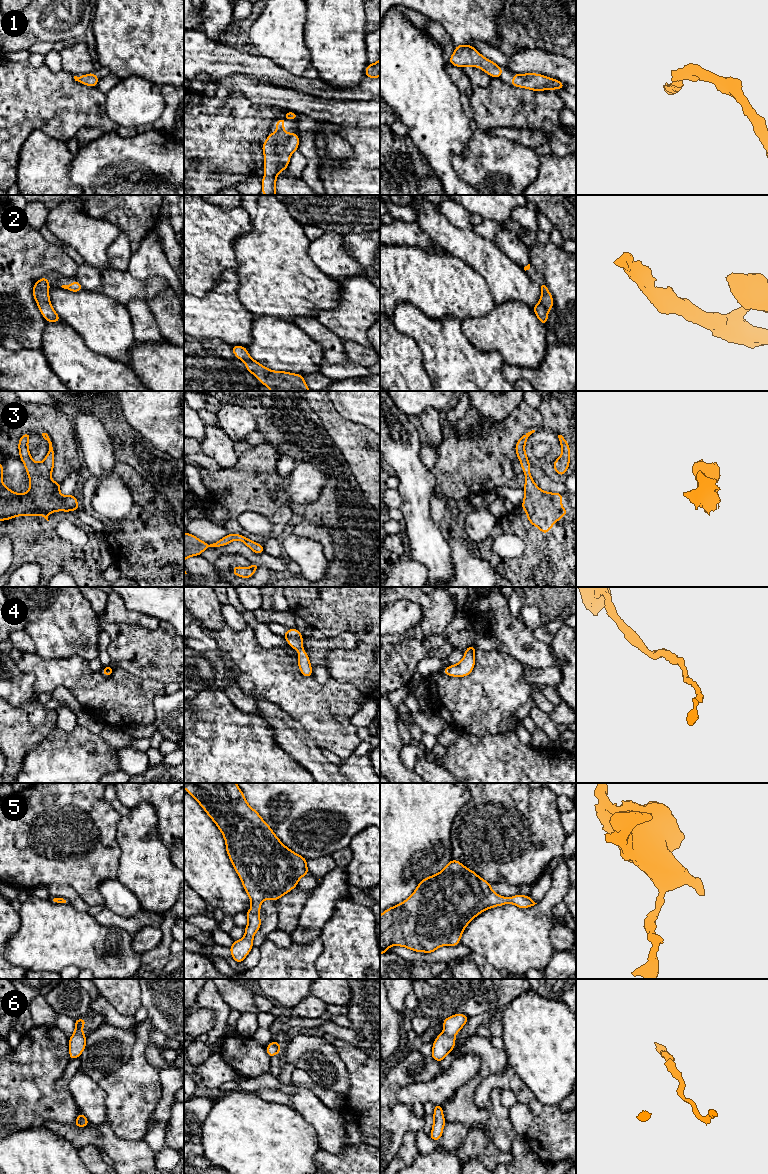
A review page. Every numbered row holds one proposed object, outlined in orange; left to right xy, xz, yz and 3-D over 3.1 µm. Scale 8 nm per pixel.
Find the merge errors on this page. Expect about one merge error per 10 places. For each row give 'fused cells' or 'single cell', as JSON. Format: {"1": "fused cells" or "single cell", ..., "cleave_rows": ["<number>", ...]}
{"1": "single cell", "2": "single cell", "3": "single cell", "4": "single cell", "5": "single cell", "6": "single cell", "cleave_rows": []}

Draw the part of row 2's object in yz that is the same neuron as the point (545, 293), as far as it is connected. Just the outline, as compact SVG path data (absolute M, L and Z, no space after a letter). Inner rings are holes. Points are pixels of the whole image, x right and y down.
M545 283L539 284L541 288L541 298L540 301L532 309L539 321L546 325L548 320L548 311L553 308L553 297L548 291L547 285Z

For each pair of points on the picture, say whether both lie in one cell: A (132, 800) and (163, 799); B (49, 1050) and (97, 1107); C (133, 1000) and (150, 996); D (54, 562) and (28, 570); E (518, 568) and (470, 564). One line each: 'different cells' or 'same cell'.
A: same cell
B: different cells
C: different cells
D: different cells
E: different cells

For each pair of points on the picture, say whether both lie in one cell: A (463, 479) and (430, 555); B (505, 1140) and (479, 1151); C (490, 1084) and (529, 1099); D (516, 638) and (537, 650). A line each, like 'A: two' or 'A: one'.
A: two
B: two
C: one
D: one

